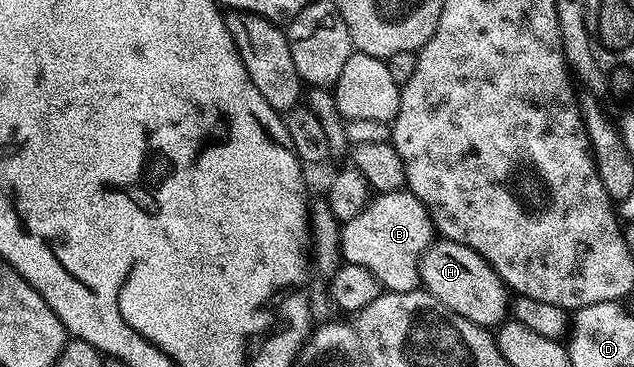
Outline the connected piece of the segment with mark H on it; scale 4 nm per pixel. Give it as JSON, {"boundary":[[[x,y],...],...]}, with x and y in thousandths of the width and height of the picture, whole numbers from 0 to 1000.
{"boundary":[[[689,651],[662,695],[662,771],[667,793],[691,812],[691,823],[697,823],[703,845],[716,845],[716,856],[748,877],[757,894],[781,896],[803,858],[804,796],[789,766],[785,747],[754,689],[715,654]]]}

